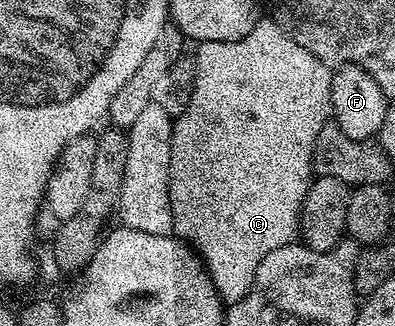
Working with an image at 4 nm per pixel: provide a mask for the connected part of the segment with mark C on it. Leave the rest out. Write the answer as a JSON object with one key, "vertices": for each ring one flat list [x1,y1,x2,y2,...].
{"vertices":[[271,18,257,20,254,30,250,30,250,34,246,34,240,40,223,40,222,42,205,40,197,48,200,49,194,53,196,77,194,78,194,90,190,94,190,106,186,106,181,116,175,117,172,126,170,178,168,179,172,232,181,241,187,242,195,249,206,269,208,279,212,281,212,287,216,289,221,301,231,306,237,304,252,289,252,283,256,280,256,271,262,258,266,258,266,254,274,254,274,250,293,243,297,239,300,231,300,207,314,179,312,151,322,126,329,123,332,114,332,99,330,98,332,72,329,65,321,62,314,54,310,54,310,50,298,46,298,42,291,40]]}

